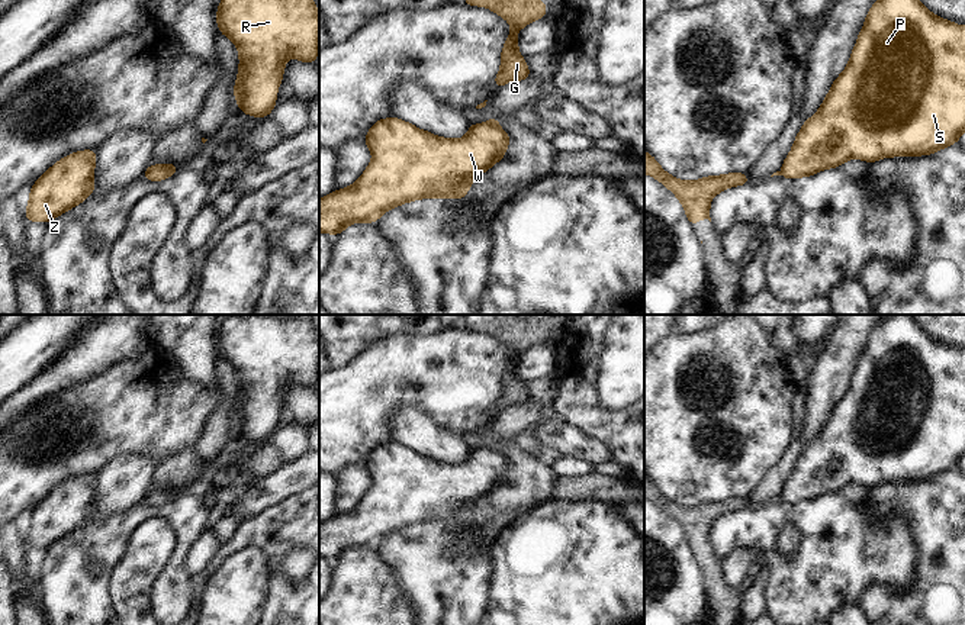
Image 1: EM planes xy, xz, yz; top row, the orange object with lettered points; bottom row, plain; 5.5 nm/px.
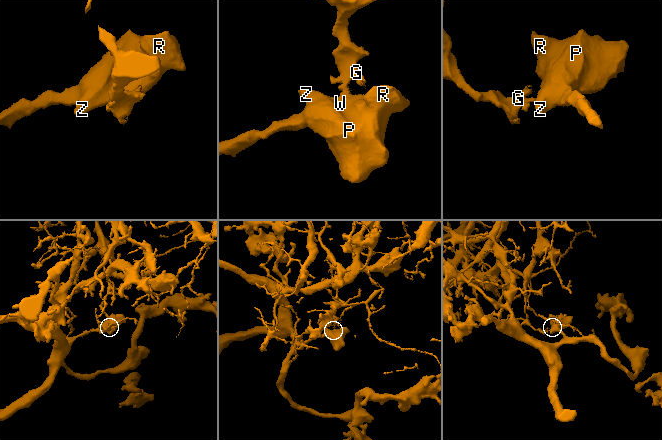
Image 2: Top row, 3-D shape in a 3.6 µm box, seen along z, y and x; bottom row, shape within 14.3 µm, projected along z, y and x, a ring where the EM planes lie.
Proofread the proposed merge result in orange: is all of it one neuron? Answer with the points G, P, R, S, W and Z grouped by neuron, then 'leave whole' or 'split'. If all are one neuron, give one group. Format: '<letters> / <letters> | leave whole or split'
G / P R S W Z | split

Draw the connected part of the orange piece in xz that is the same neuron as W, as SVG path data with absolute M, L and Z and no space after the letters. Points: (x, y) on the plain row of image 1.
M396 442L380 444L364 463L373 479L361 502L350 512L335 515L319 525L319 557L340 560L356 547L374 548L386 535L399 529L425 522L464 523L475 503L488 496L495 487L505 483L509 460L490 450L472 448L469 458L461 464L445 464Z

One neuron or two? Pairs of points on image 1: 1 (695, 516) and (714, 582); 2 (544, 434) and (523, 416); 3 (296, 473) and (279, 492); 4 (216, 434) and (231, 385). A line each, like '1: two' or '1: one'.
1: one
2: two
3: one
4: one

